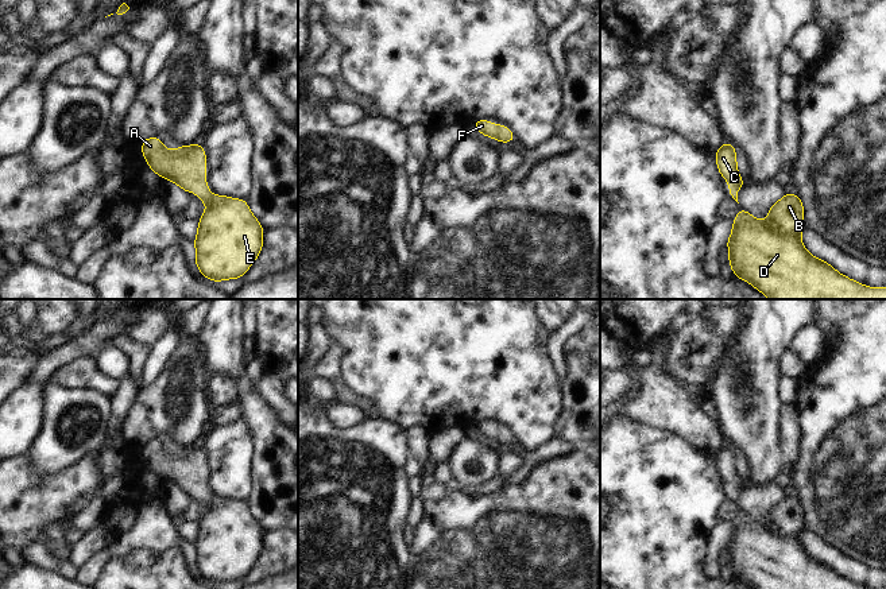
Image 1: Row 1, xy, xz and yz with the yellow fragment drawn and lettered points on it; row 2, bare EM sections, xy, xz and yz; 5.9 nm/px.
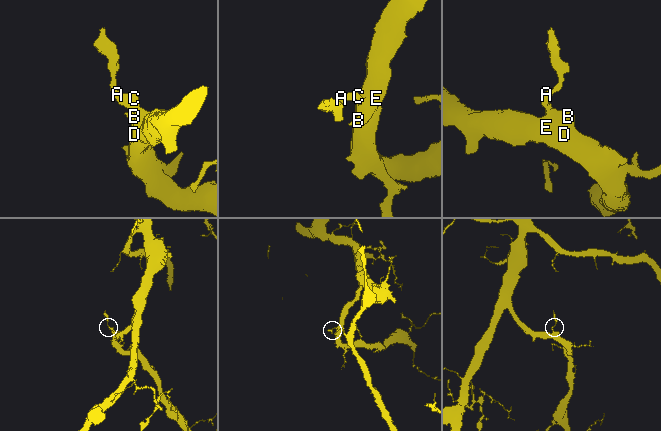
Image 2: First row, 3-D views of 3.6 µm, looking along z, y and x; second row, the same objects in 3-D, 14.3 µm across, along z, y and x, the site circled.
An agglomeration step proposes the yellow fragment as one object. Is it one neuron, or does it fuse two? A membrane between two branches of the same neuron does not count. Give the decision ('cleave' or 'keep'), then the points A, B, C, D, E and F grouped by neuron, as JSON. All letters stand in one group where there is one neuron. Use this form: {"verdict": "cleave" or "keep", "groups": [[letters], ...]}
{"verdict": "keep", "groups": [["A", "B", "C", "D", "E", "F"]]}

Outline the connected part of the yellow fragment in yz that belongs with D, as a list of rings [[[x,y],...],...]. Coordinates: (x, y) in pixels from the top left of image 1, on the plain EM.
[[[785,495],[767,515],[769,524],[754,520],[740,508],[732,522],[734,530],[724,549],[731,555],[728,566],[734,578],[754,589],[867,589],[839,576],[831,566],[812,558],[801,545],[804,507],[797,496]]]

